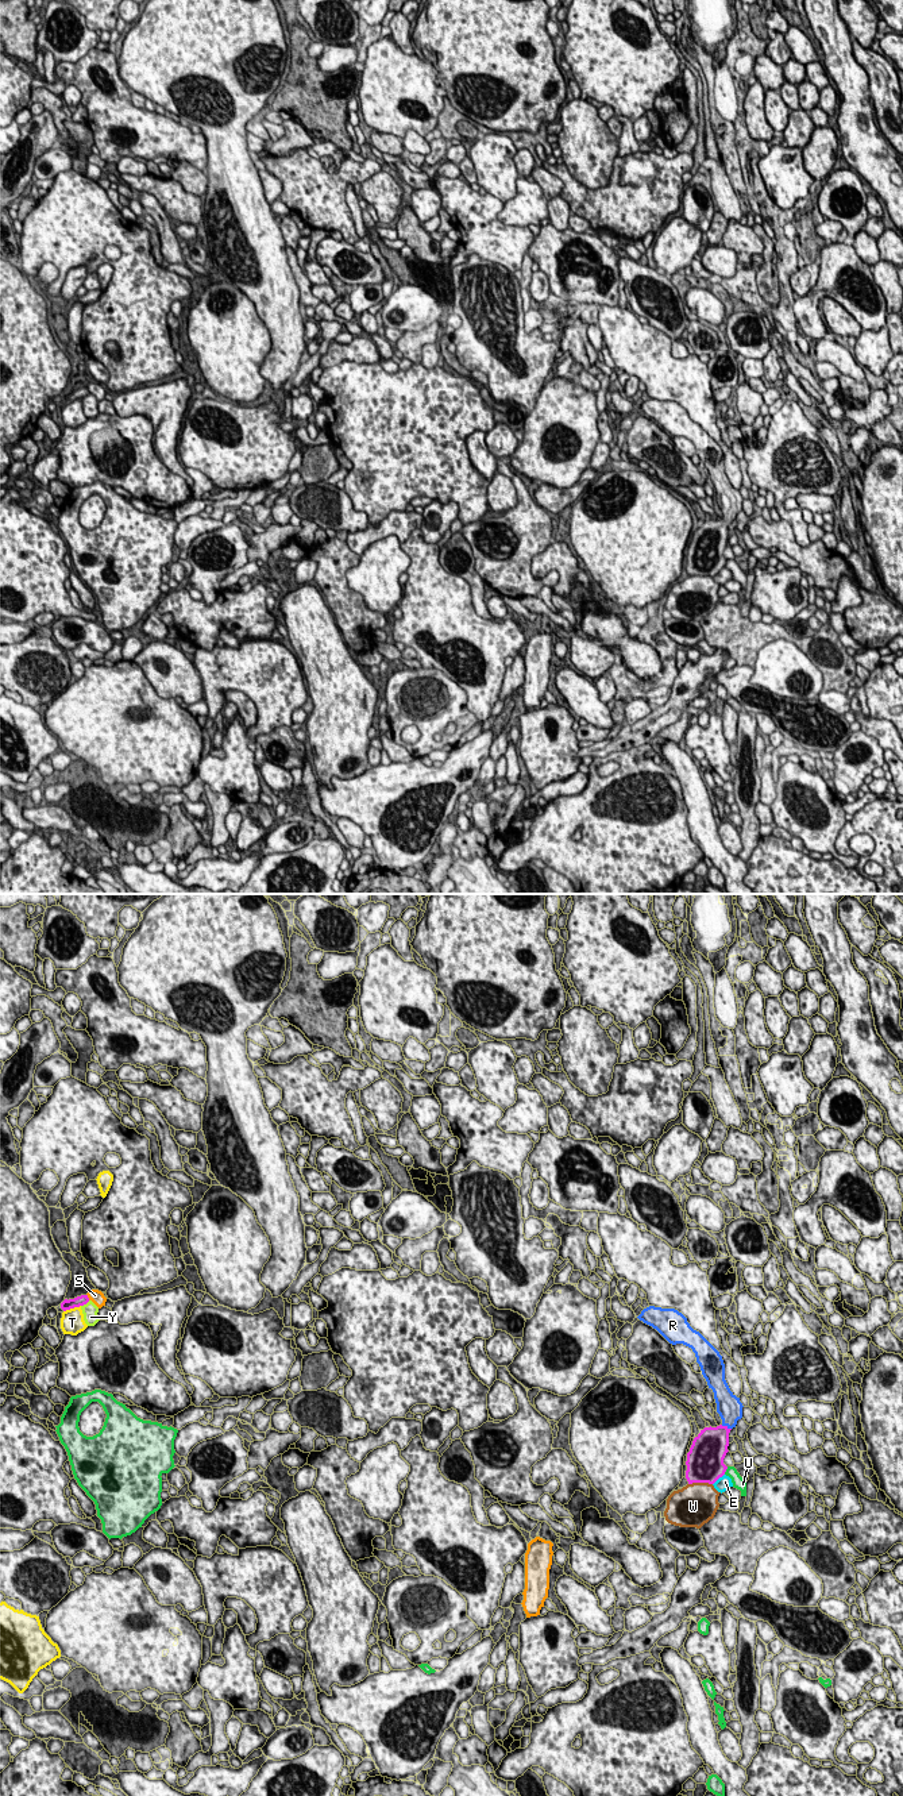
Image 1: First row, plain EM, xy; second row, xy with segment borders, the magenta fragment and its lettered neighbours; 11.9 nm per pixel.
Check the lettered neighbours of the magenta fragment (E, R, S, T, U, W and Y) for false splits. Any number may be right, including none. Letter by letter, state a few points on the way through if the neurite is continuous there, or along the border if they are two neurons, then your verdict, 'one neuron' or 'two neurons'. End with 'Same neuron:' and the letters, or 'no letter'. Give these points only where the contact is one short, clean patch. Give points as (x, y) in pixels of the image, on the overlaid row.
E: two neurons
R: runs through xy (713, 1442), (726, 1426), (729, 1407); one neuron
S: two neurons
T: two neurons
U: two neurons
W: two neurons
Y: two neurons
Same neuron: R

